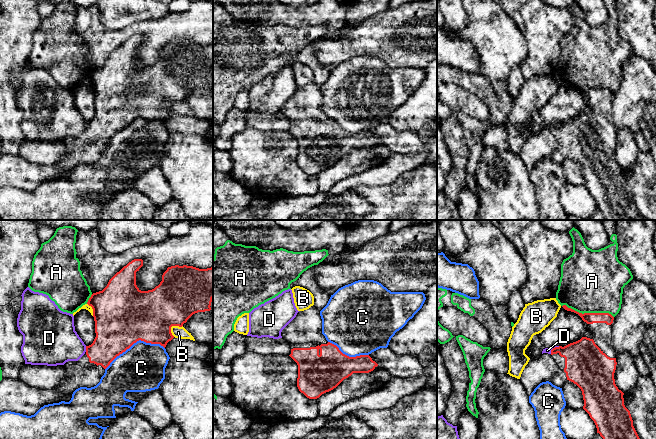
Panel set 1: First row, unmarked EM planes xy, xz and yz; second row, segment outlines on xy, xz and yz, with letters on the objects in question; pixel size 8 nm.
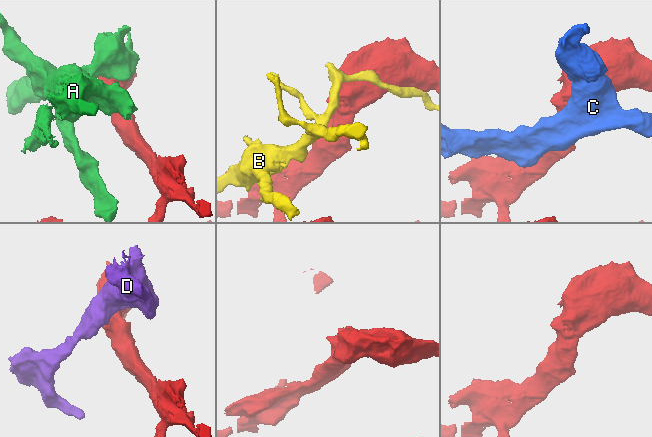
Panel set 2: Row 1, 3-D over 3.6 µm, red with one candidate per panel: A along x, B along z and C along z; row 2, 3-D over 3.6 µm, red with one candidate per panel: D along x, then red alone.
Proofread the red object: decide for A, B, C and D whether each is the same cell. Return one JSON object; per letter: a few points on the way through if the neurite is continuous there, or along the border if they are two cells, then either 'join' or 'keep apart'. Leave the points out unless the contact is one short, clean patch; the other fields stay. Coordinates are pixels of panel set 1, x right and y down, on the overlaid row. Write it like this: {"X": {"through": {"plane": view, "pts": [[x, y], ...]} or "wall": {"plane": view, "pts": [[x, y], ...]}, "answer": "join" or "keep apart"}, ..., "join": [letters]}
{"A": {"answer": "keep apart"}, "B": {"answer": "keep apart"}, "C": {"answer": "keep apart"}, "D": {"wall": {"plane": "xy", "pts": [[85, 346], [86, 351]]}, "answer": "keep apart"}, "join": []}

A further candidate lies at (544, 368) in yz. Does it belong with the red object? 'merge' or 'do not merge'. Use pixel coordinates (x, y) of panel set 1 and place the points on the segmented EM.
merge

